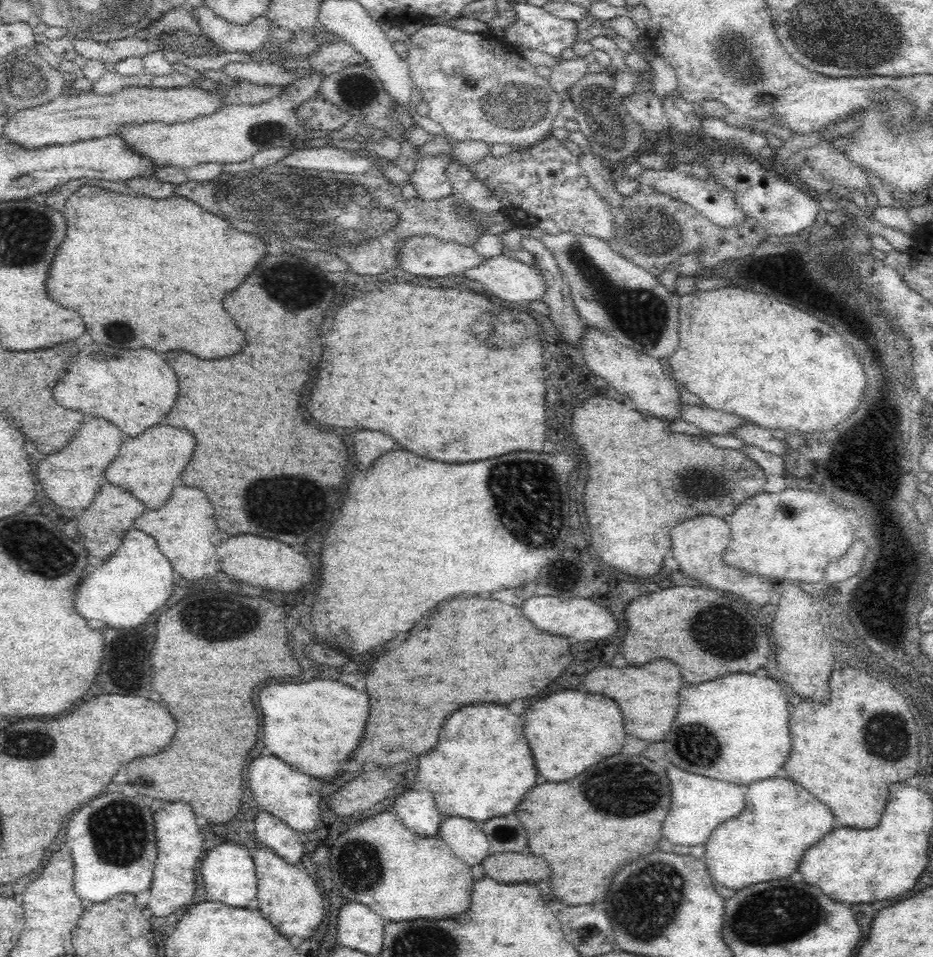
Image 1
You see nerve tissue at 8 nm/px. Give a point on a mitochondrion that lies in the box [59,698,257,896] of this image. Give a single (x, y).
(118, 831)

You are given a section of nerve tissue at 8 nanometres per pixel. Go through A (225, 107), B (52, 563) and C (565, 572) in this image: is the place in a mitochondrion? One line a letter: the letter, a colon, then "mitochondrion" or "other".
A: other
B: mitochondrion
C: other

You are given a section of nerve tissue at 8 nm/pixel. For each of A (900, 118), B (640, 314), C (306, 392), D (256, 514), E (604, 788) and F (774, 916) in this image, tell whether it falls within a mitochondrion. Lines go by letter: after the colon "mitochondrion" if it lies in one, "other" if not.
A: mitochondrion
B: mitochondrion
C: other
D: other
E: mitochondrion
F: mitochondrion

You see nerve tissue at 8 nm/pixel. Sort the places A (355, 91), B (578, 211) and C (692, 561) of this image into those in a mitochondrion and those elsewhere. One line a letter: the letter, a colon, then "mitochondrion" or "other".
A: mitochondrion
B: other
C: other

